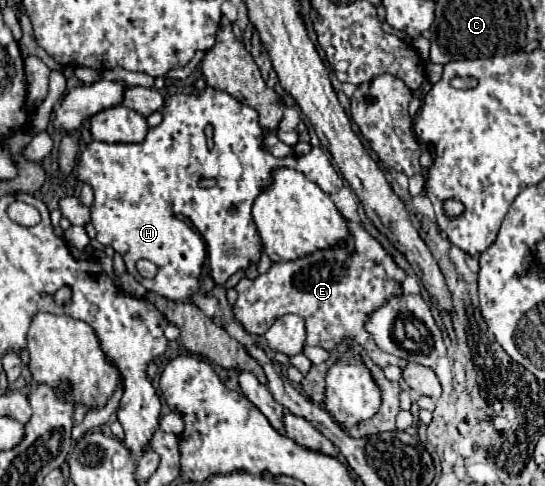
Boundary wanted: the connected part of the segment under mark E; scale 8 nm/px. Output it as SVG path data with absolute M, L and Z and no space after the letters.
M347 220L347 228L347 238L333 248L317 250L309 256L301 256L301 260L273 262L267 274L259 274L253 280L241 278L235 286L239 292L239 298L233 306L235 320L239 320L249 334L261 336L277 318L285 314L297 314L307 326L307 346L333 350L345 338L353 338L379 368L385 368L391 364L391 356L377 348L365 330L365 318L391 296L401 294L405 272L363 228L363 224Z

